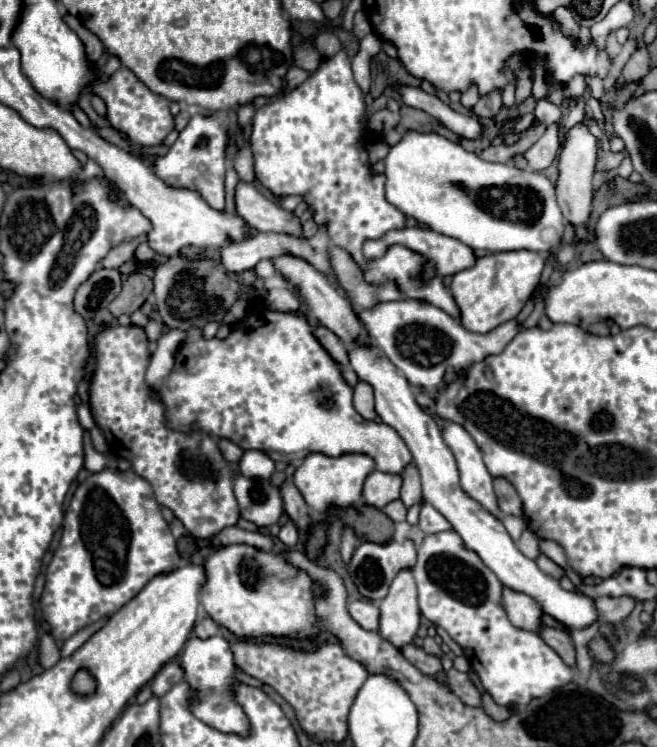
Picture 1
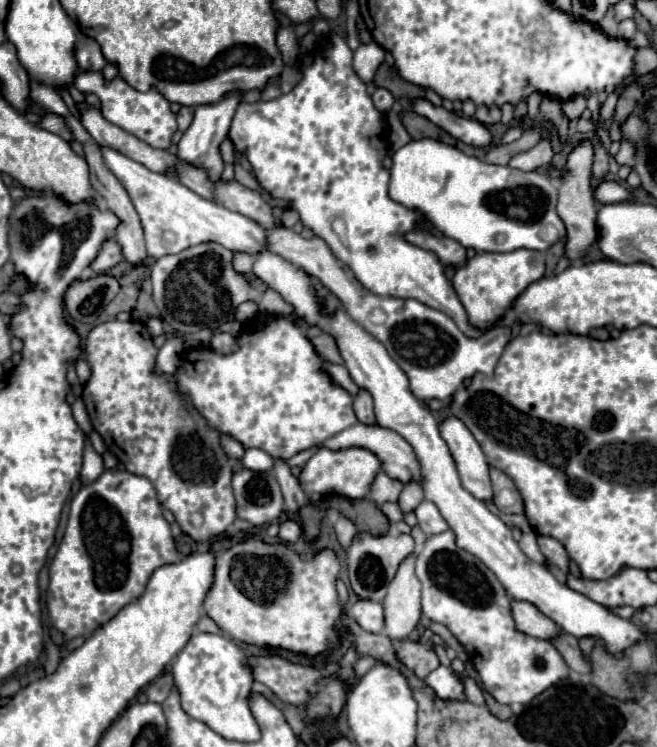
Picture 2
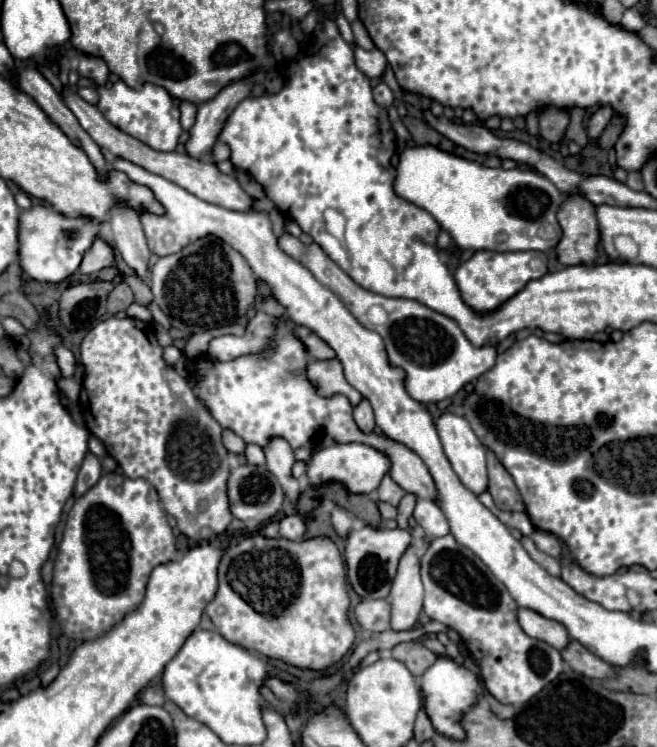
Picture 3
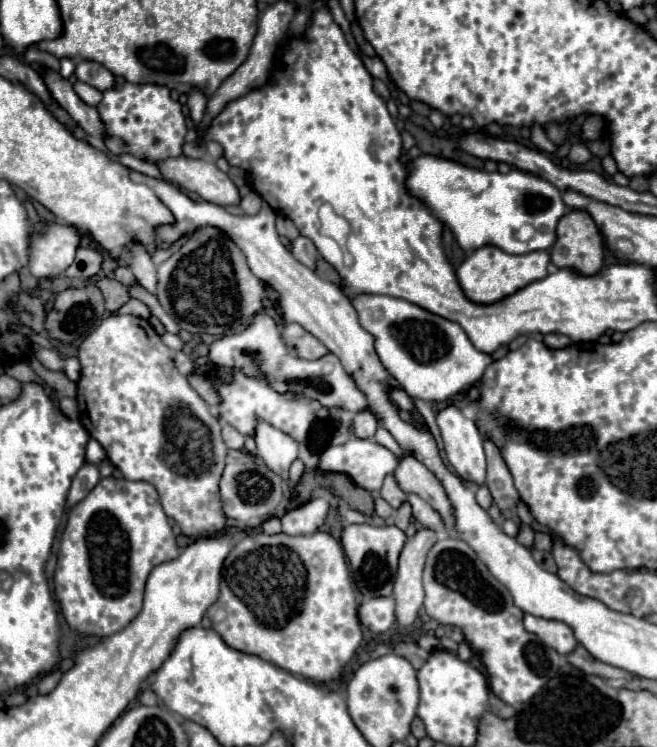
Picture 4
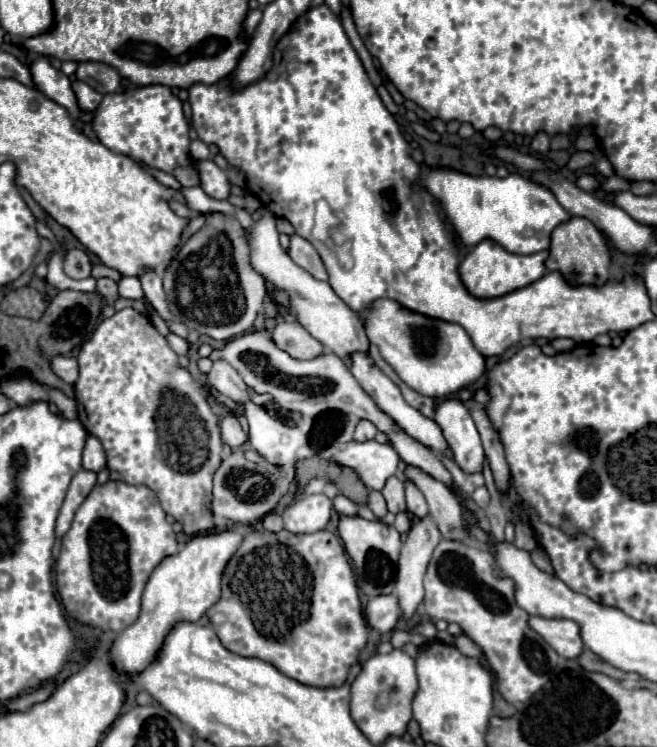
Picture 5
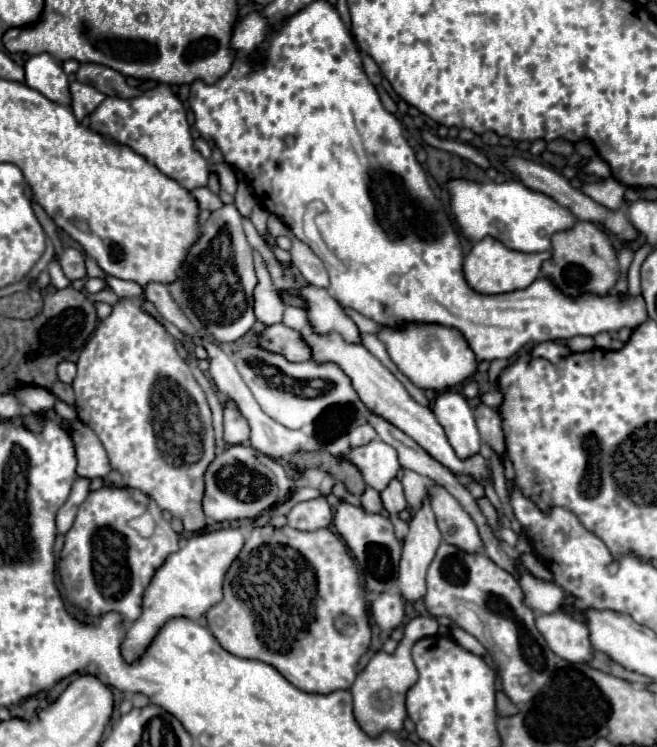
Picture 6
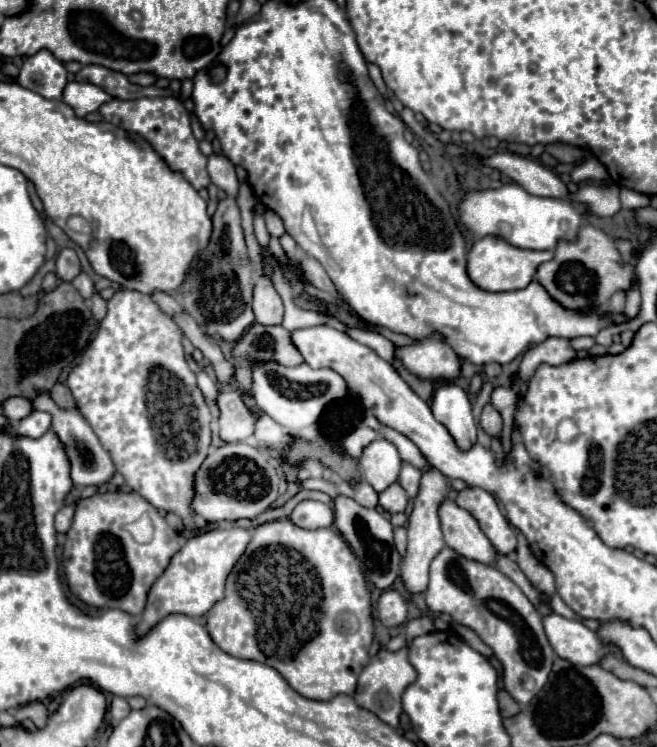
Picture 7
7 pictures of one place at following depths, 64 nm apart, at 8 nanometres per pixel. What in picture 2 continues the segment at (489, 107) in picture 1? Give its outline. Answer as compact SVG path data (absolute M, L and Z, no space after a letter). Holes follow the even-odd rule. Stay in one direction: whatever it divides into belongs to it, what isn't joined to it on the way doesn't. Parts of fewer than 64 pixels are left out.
M478 106L476 118L478 118L482 124L498 124L498 122L500 122L500 110L498 110L496 106L492 106L492 108Z

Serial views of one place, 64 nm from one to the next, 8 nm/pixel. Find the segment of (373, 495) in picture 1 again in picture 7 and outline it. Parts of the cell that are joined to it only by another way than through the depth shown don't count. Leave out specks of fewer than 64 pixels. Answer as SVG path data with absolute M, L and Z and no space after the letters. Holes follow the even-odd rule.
M392 484L380 494L380 506L390 514L404 512L406 504L408 504L408 496L406 496L404 488L400 488L400 484Z

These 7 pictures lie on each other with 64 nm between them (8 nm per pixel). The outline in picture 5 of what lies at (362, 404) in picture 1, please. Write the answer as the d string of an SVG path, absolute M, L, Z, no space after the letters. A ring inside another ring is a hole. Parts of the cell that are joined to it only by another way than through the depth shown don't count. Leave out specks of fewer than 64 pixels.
M360 420L358 426L356 426L356 430L354 430L354 440L356 440L356 442L374 440L376 434L378 434L378 430L376 430L376 426L374 426L372 422L368 422L368 420Z

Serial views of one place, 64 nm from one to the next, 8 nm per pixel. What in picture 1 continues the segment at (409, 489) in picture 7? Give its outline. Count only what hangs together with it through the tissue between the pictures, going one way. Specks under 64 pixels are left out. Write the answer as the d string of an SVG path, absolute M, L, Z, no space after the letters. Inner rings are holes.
M424 502L420 506L420 522L418 522L420 530L424 534L436 534L436 532L444 532L444 530L450 530L452 526L448 524L448 520L428 502Z

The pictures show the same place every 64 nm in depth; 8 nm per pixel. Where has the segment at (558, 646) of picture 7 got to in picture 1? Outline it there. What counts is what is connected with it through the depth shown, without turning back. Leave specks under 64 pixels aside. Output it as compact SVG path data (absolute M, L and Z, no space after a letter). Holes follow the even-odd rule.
M504 588L504 608L506 608L510 622L516 628L538 634L540 628L544 626L542 624L542 610L536 604L536 600L532 600L530 596L524 596L524 594Z

